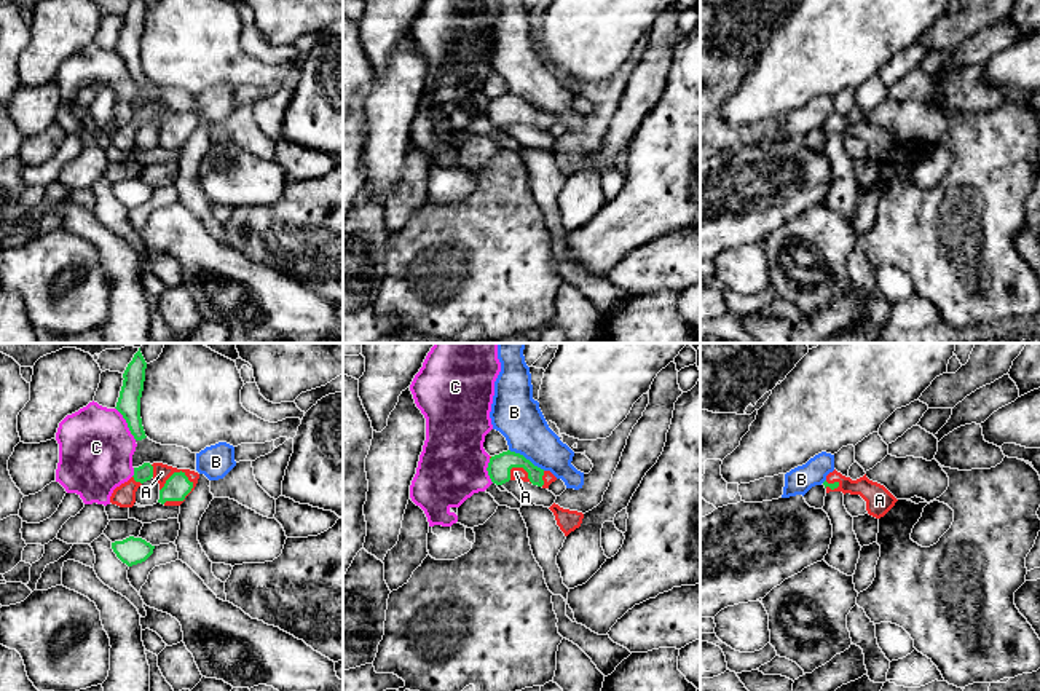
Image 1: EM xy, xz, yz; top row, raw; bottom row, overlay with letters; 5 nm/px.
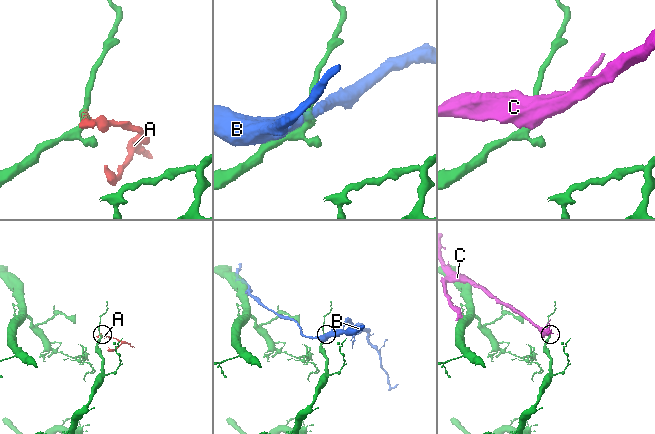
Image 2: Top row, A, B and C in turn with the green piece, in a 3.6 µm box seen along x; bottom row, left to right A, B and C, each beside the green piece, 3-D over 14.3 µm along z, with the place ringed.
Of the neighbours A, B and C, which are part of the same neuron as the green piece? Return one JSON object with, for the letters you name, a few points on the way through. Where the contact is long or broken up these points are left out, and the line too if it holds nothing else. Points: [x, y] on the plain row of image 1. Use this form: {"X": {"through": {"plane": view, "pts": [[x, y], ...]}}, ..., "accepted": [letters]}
{"A": {"through": {"plane": "xy", "pts": [[177, 128], [187, 136], [181, 114], [161, 115]]}}, "accepted": ["A"]}

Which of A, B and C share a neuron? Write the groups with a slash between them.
A / B / C

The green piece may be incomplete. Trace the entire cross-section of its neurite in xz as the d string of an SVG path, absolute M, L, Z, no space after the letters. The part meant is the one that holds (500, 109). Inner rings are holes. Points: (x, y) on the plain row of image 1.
M510 93L490 99L487 113L491 124L496 128L502 128L509 123L523 123L549 131L549 128L557 123L550 113L534 109L523 97Z

